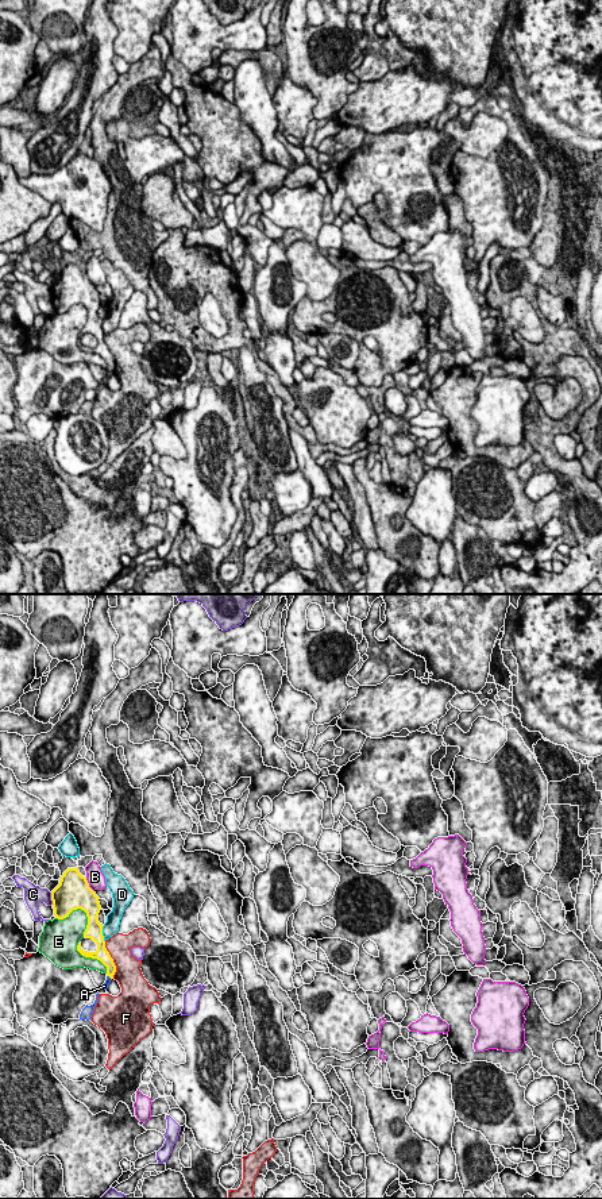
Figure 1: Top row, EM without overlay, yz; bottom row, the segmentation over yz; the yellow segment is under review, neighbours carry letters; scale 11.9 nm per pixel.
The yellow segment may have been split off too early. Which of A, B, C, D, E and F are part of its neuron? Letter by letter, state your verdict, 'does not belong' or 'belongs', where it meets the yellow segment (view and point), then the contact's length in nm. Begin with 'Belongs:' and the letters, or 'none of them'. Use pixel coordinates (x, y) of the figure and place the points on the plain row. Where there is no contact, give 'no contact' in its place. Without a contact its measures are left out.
Belongs: none of them
A: does not belong; meets yellow in yz at (110, 371); contact 80 nm long
B: does not belong; meets yellow in yz at (88, 280); contact 200 nm long
C: does not belong; meets yellow in yz at (51, 293); contact 150 nm long
D: does not belong; meets yellow in yz at (101, 328); contact 200 nm long
E: does not belong; meets yellow in yz at (83, 304); contact 420 nm long
F: does not belong; meets yellow in yz at (112, 355); contact 460 nm long

